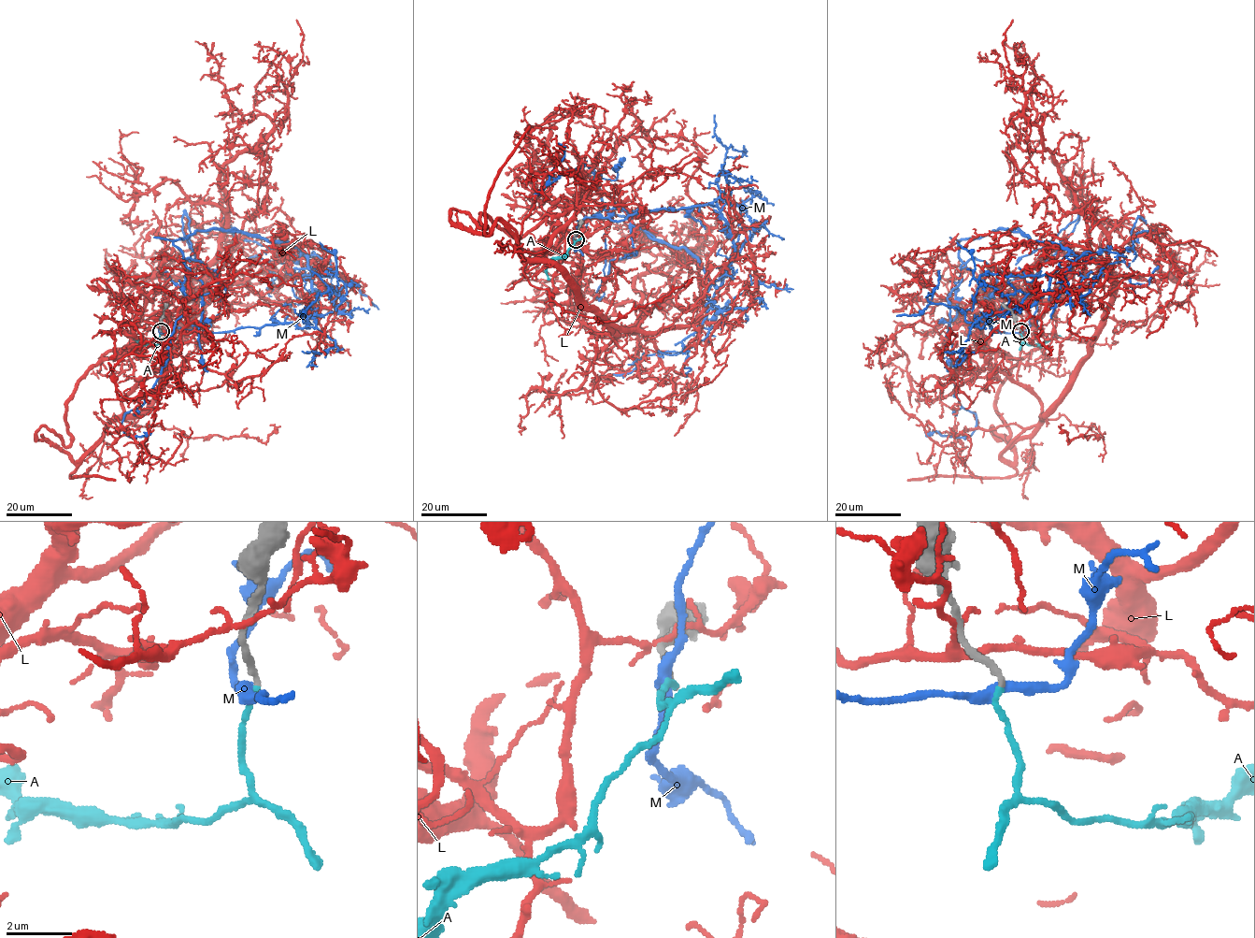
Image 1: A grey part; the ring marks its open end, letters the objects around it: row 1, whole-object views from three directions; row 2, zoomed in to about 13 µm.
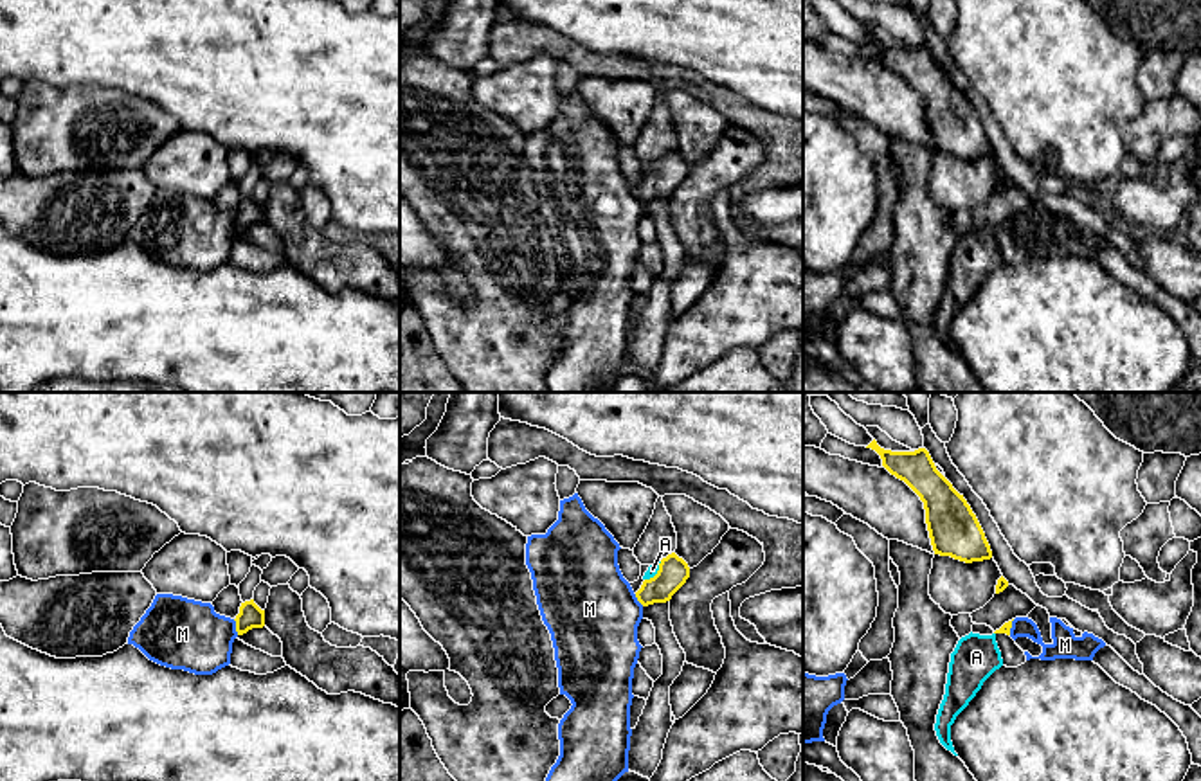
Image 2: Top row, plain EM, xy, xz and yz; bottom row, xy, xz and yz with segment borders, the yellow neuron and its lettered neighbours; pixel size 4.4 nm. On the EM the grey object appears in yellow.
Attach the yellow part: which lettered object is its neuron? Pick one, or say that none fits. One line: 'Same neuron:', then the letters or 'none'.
Same neuron: A

